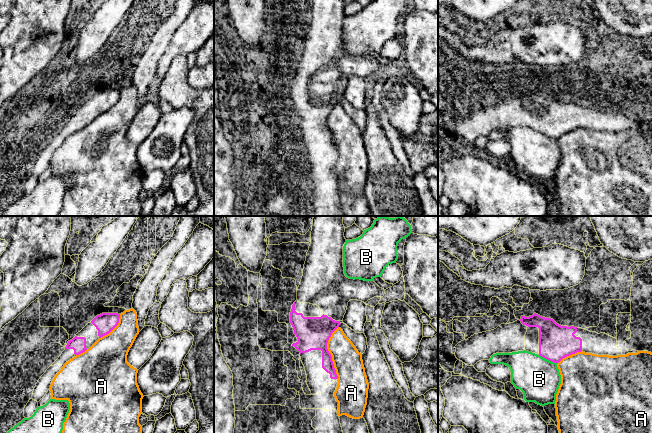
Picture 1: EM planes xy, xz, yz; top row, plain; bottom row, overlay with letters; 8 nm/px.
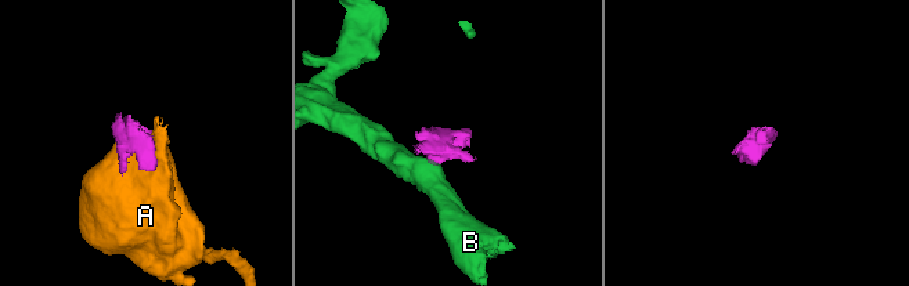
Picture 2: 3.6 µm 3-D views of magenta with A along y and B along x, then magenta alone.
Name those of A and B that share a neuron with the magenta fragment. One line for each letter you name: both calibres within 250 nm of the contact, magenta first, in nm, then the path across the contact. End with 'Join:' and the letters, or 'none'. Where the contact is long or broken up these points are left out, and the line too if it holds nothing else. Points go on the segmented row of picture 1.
Join: none

